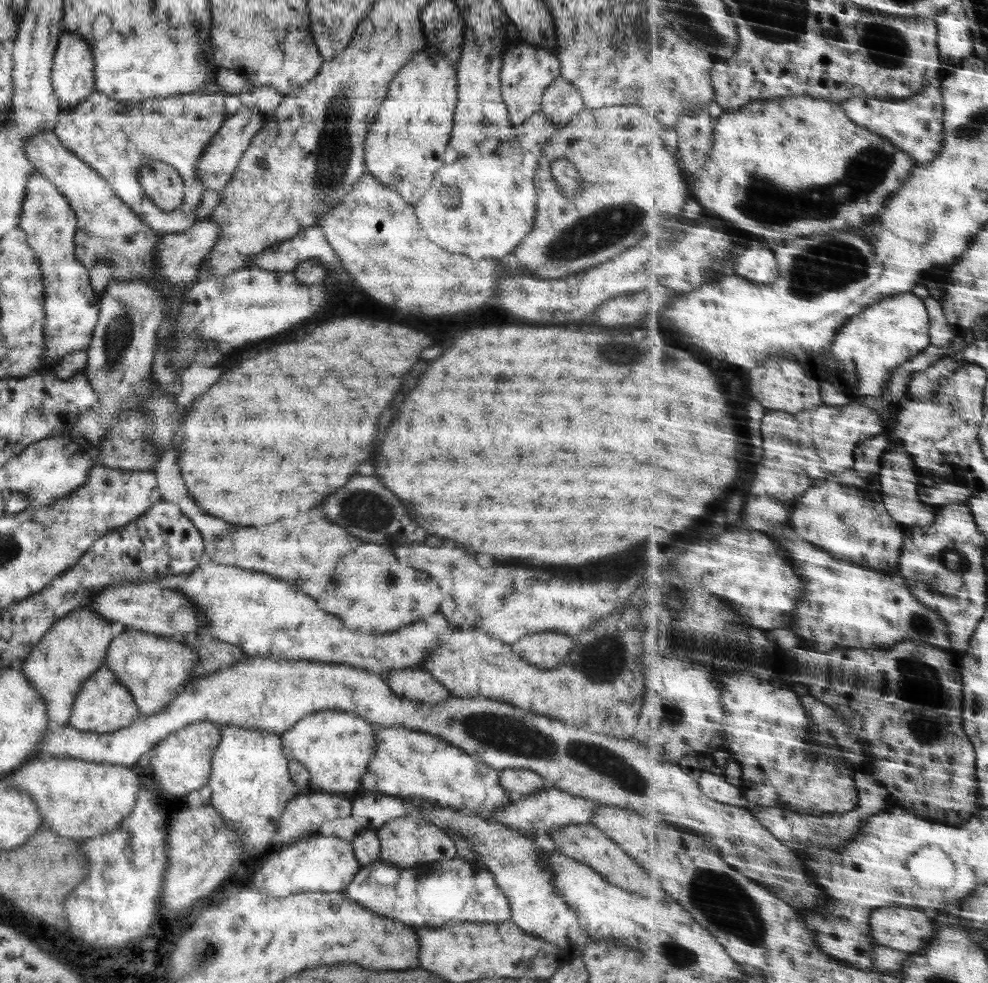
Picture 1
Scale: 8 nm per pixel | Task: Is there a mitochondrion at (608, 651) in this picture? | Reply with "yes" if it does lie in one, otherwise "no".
yes

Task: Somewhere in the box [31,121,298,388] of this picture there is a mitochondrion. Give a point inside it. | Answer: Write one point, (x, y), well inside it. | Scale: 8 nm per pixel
(117, 338)

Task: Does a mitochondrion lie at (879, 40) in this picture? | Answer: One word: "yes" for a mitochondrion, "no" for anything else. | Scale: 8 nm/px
yes

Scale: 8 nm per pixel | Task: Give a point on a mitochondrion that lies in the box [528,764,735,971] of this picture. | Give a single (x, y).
(682, 957)

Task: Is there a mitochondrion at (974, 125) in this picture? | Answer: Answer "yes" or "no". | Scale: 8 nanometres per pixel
yes

